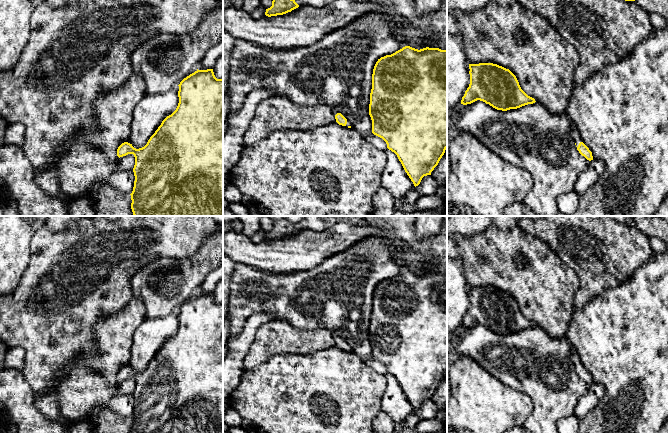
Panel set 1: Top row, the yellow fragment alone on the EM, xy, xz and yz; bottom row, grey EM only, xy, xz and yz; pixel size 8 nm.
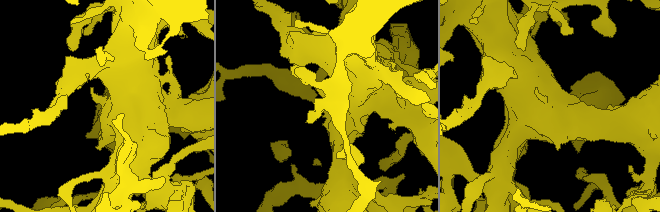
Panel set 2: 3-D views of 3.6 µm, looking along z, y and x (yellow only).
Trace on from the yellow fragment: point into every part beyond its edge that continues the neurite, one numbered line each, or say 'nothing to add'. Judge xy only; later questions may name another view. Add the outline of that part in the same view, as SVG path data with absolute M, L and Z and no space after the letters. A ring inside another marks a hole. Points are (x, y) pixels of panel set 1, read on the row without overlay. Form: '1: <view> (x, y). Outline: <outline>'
nothing to add

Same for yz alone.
1: yz (573, 355). Outline: M575 349L570 351L569 358L572 361L572 363L574 364L574 366L576 367L576 370L578 371L579 367L582 366L582 363L580 361L578 353Z

